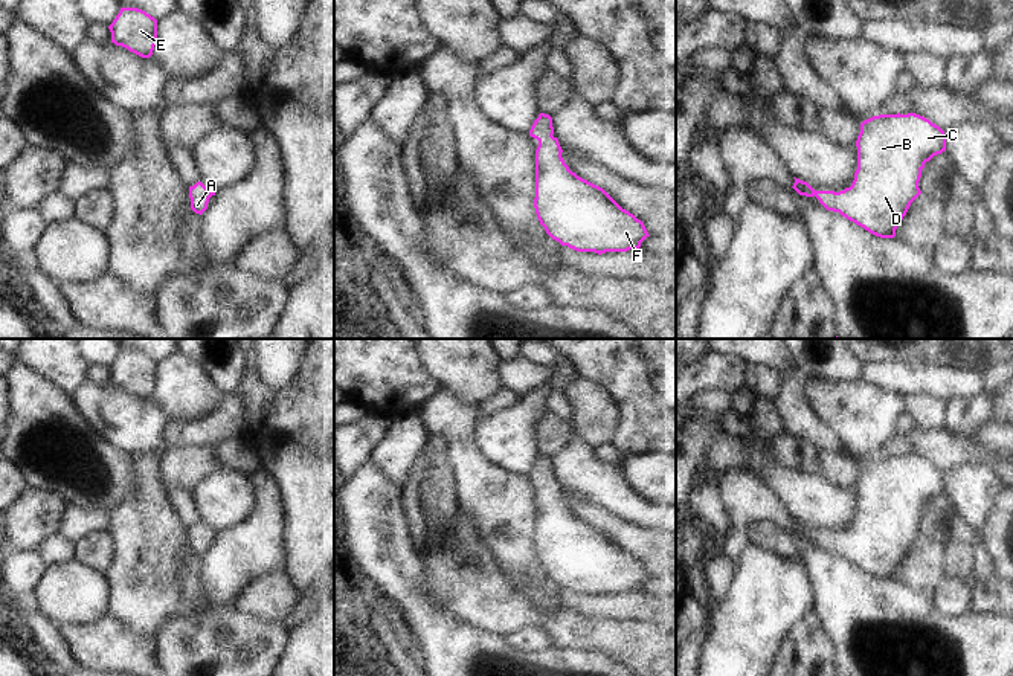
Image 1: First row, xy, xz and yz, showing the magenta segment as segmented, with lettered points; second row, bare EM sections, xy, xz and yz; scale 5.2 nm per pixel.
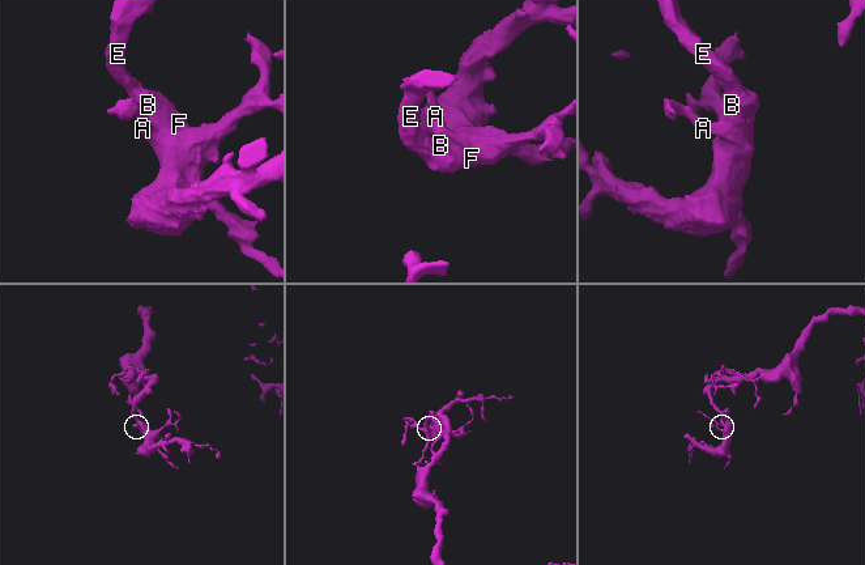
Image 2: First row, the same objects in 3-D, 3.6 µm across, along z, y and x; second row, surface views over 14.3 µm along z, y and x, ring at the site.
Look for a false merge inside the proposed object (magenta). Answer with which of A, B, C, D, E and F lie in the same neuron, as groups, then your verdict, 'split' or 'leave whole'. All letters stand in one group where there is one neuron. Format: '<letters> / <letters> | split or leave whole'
A B C D E F | leave whole

